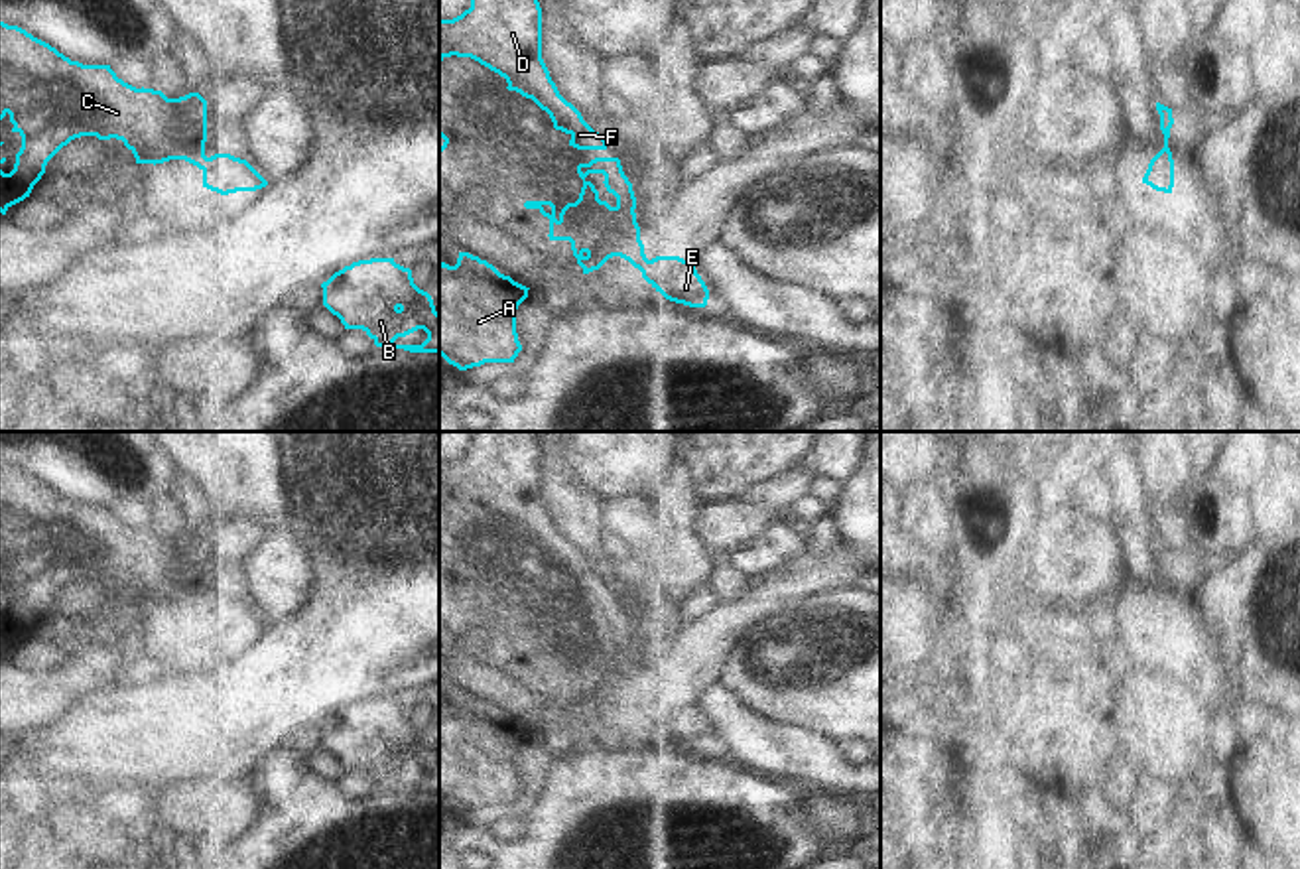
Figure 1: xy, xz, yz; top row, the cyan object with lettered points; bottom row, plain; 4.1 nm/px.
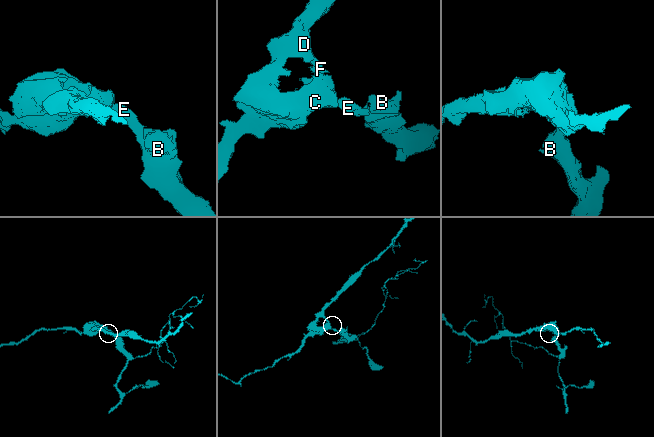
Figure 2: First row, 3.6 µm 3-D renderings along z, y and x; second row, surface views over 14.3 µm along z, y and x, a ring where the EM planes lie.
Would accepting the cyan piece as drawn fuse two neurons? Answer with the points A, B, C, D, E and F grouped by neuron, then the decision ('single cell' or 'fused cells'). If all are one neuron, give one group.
A C D F / B E; fused cells

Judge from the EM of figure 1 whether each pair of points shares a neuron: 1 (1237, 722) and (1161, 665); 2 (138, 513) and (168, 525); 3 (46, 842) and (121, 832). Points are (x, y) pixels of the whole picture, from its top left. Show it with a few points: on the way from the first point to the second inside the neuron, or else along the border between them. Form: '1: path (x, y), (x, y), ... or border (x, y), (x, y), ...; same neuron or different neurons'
1: border (1220, 718), (1228, 743); different neurons
2: path (146, 517), (160, 521); same neuron
3: path (64, 842), (85, 842), (103, 832); same neuron

